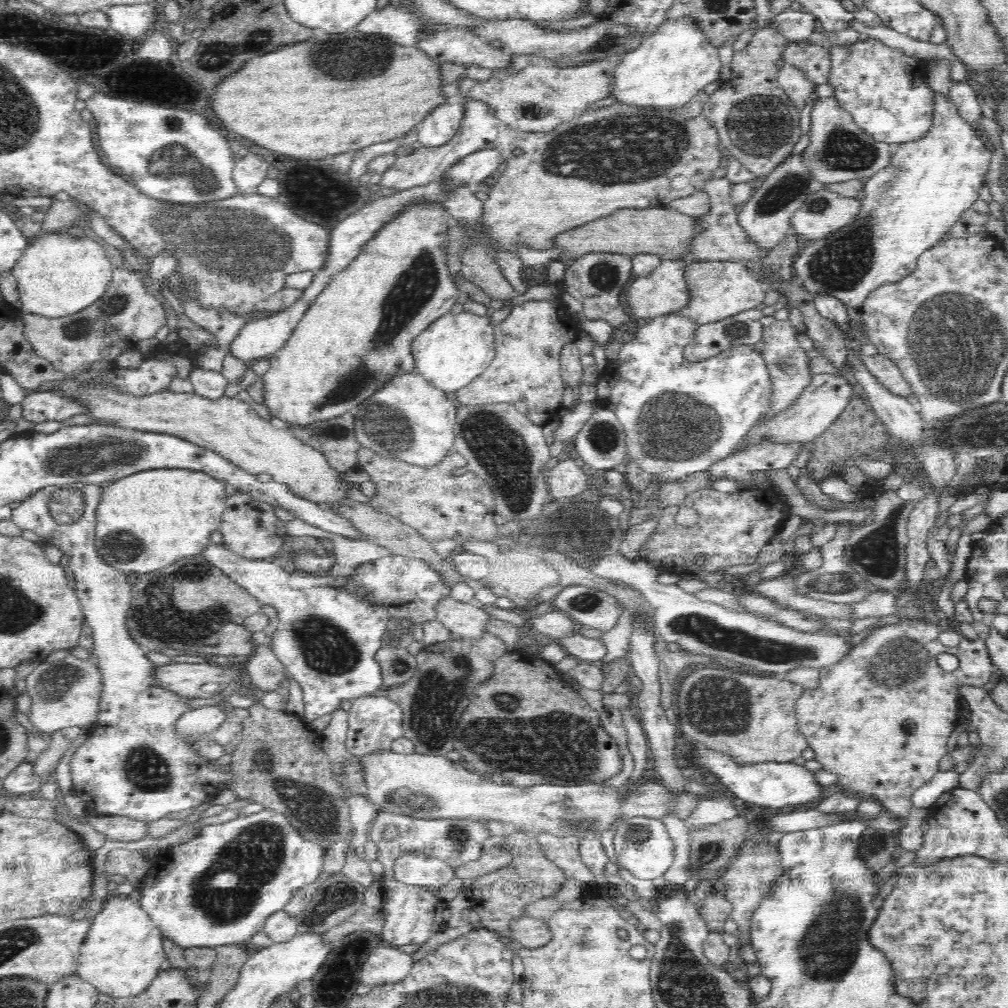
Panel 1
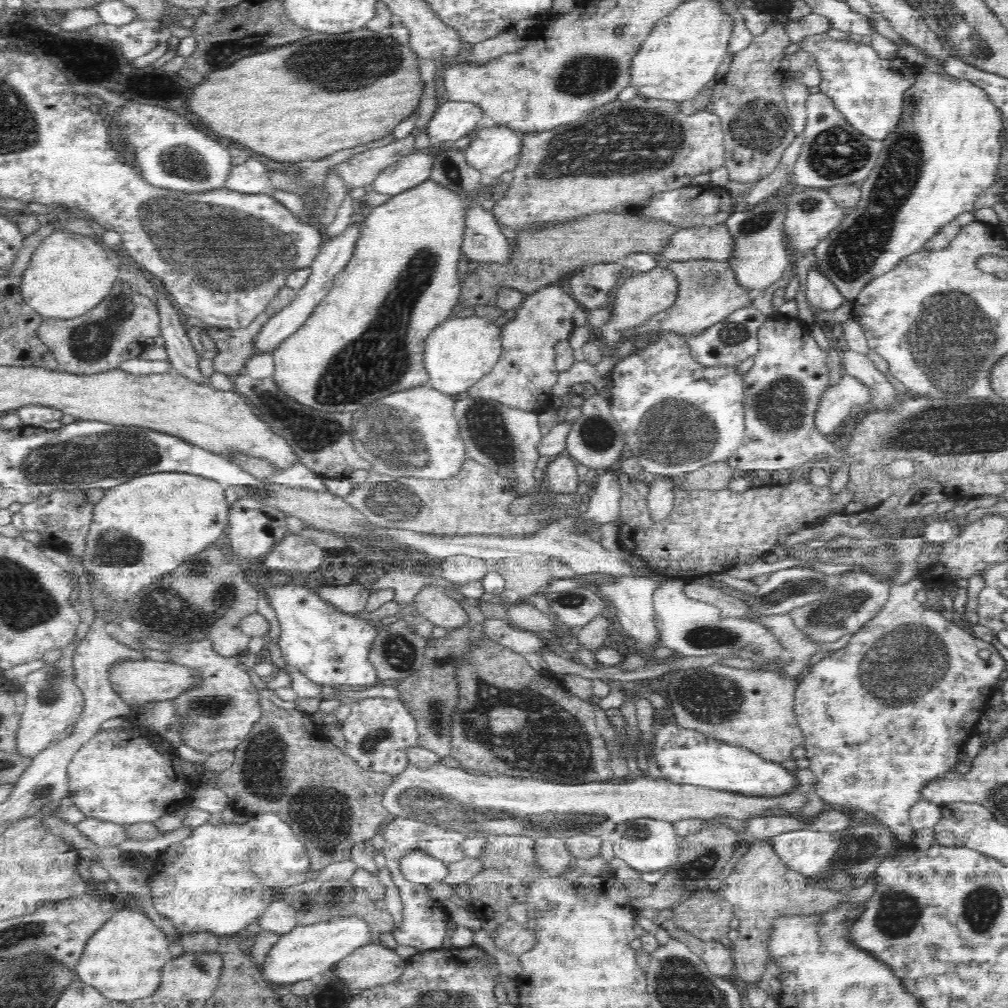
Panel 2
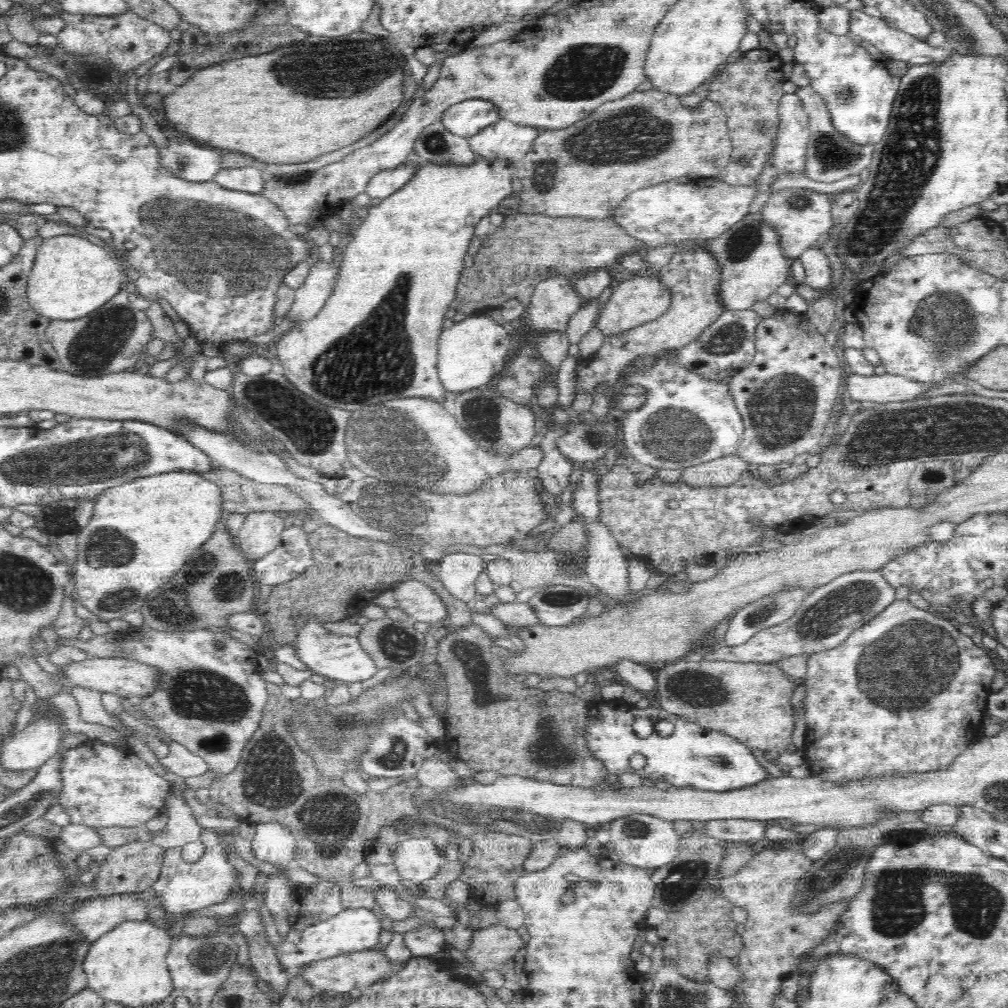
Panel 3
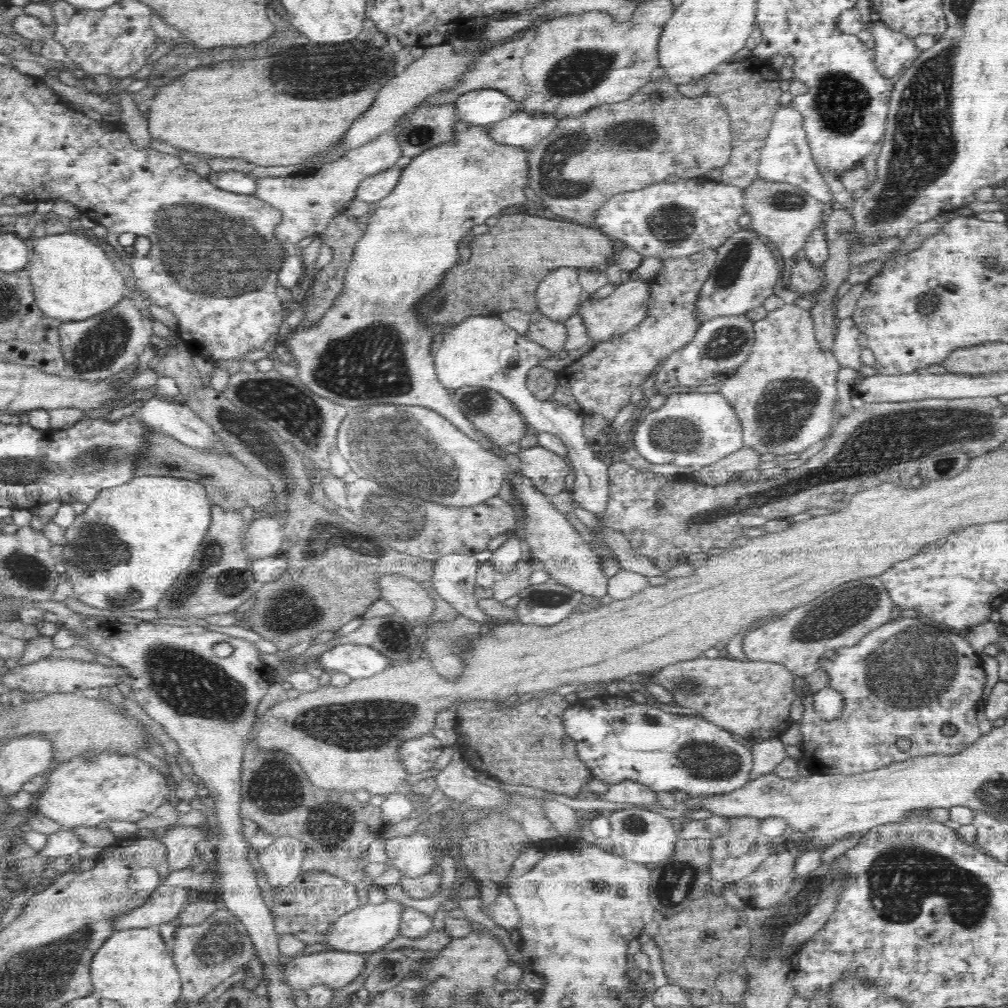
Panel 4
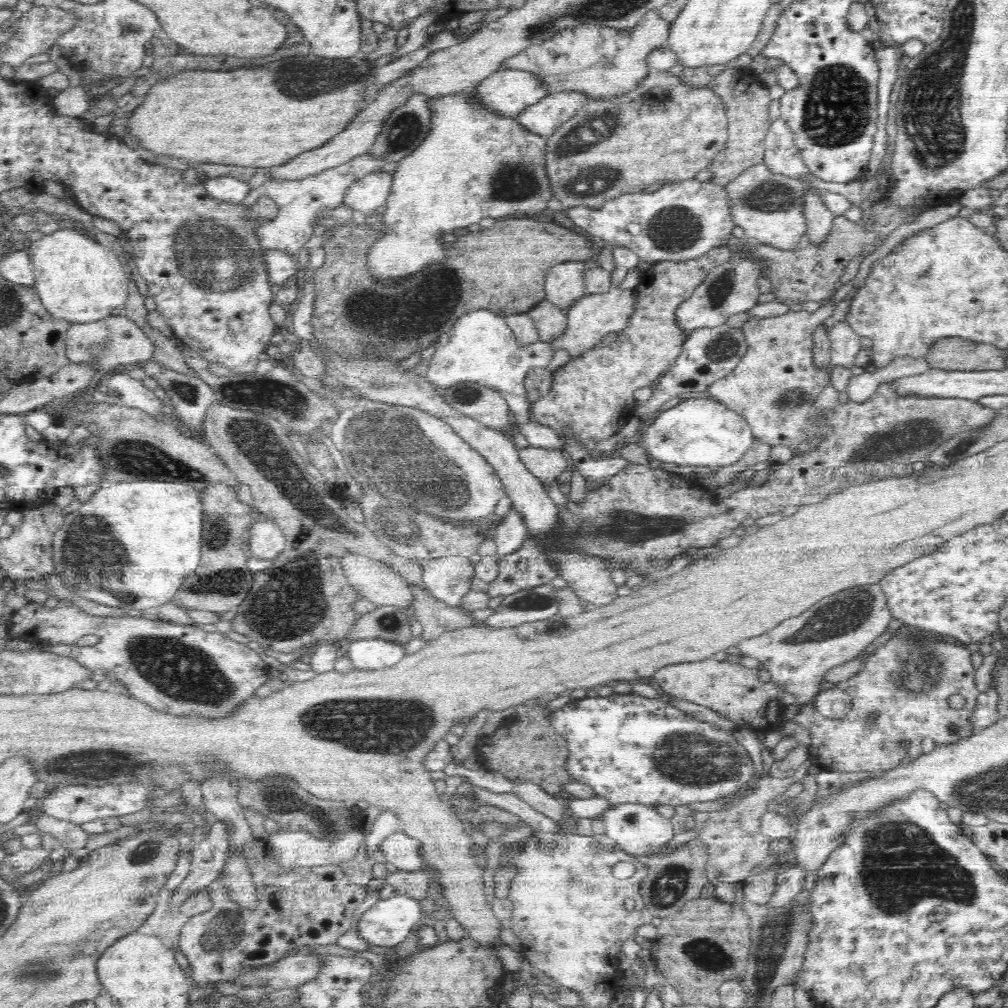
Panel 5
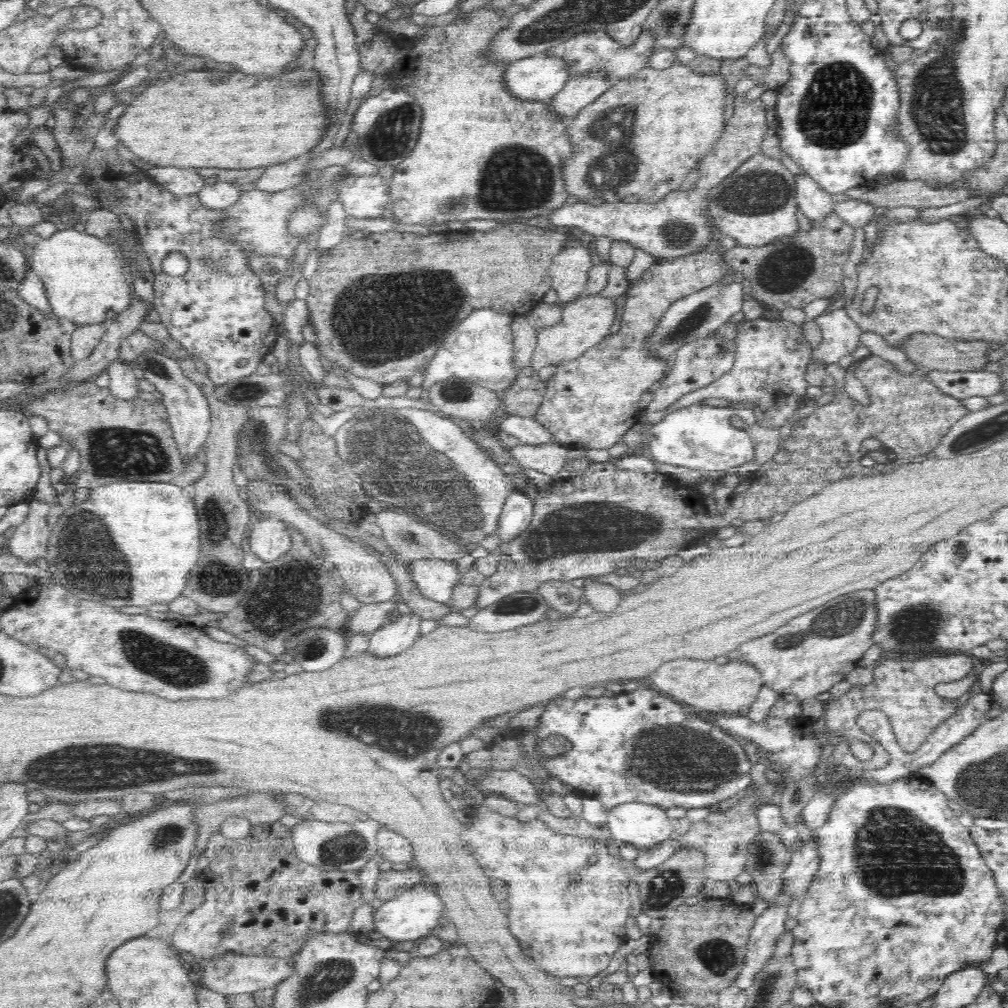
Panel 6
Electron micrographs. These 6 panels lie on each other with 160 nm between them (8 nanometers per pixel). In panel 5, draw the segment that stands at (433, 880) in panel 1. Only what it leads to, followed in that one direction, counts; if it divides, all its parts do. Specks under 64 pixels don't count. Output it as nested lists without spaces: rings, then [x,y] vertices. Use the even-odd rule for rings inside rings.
[[[392,833],[380,845],[386,861],[394,864],[398,870],[417,871],[426,868],[420,841],[410,838],[406,833]]]

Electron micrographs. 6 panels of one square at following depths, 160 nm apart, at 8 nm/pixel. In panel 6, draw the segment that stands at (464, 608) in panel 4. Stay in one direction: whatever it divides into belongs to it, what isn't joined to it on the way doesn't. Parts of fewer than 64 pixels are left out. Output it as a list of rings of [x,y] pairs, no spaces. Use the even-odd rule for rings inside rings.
[[[420,559],[412,562],[408,570],[426,598],[451,604],[453,592],[460,586],[461,579],[456,561]]]

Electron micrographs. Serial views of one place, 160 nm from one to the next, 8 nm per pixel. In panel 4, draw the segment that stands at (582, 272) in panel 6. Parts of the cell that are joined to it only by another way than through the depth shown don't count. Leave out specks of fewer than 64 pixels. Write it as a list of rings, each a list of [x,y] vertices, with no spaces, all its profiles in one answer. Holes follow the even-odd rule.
[[[577,268],[551,270],[535,288],[537,308],[549,319],[563,323],[576,314],[587,296],[578,282],[578,276]]]

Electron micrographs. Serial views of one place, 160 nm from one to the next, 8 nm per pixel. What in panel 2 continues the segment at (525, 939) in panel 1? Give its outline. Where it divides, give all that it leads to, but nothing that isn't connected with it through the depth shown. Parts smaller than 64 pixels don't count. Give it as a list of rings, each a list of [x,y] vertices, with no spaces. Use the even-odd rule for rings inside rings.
[[[507,918],[504,924],[496,928],[494,944],[507,953],[521,955],[536,946],[535,930],[528,928],[527,924],[520,925]]]

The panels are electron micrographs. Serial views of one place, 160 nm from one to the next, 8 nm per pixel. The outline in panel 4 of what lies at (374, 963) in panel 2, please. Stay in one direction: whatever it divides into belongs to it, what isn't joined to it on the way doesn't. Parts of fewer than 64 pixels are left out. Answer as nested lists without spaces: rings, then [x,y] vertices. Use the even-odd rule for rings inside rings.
[[[322,951],[292,958],[284,968],[286,984],[295,990],[324,984],[340,989],[352,983],[366,968],[367,954],[348,951]]]

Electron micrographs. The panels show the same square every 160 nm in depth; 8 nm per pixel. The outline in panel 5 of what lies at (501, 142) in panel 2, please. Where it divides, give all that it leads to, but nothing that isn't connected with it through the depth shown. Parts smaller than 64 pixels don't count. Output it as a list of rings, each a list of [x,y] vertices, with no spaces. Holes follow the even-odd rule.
[[[549,94],[540,102],[524,109],[516,119],[524,130],[549,137],[561,124],[574,118],[578,110],[589,101],[590,97],[586,94]]]

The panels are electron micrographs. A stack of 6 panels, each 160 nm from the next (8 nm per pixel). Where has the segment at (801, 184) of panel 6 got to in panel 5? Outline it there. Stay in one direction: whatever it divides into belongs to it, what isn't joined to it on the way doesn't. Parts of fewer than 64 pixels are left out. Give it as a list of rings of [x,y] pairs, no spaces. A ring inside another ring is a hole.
[[[804,190],[803,193],[803,217],[807,224],[807,235],[812,245],[819,245],[828,238],[832,230],[835,214],[830,212],[822,197],[816,191]]]

